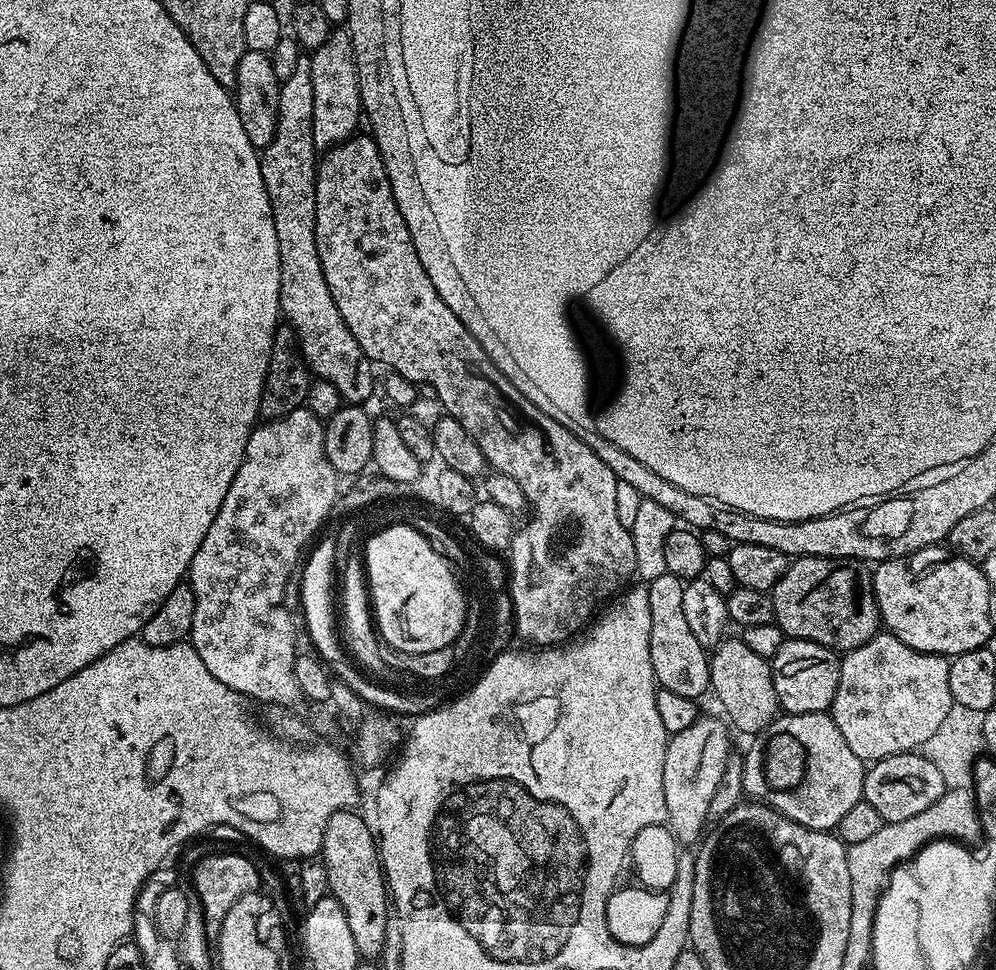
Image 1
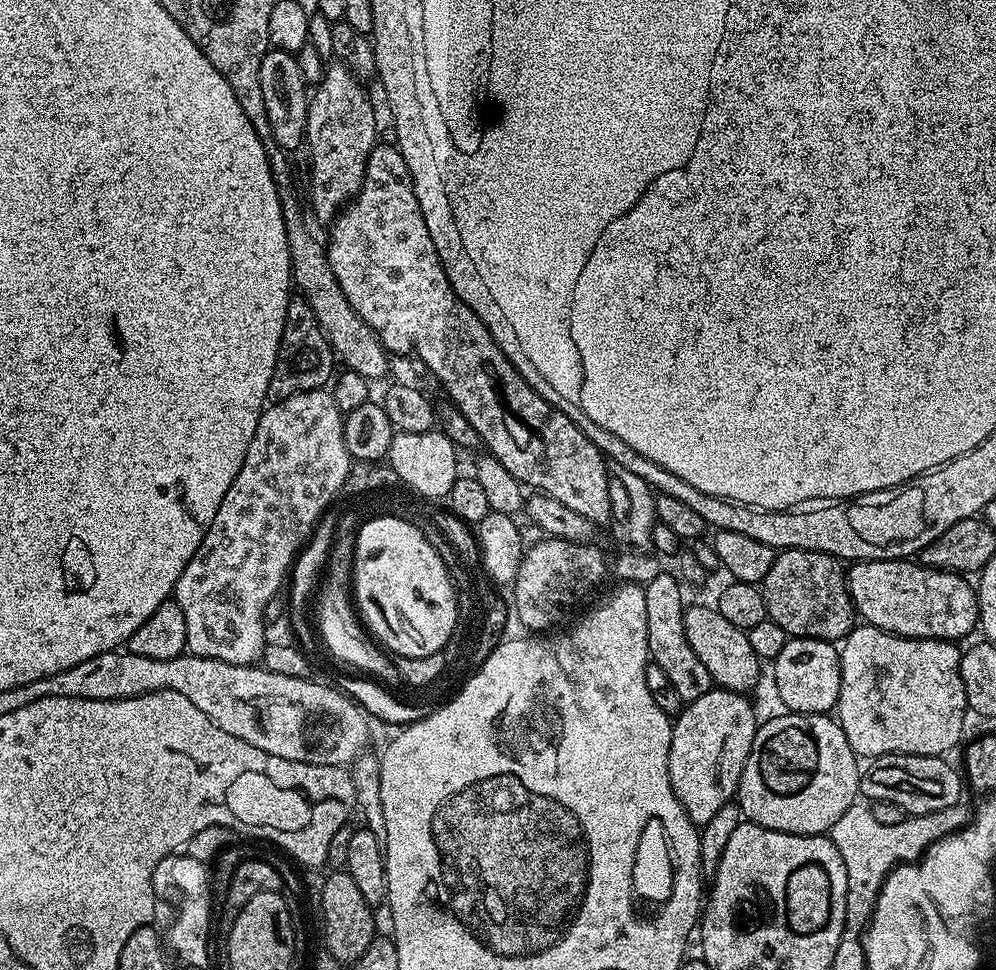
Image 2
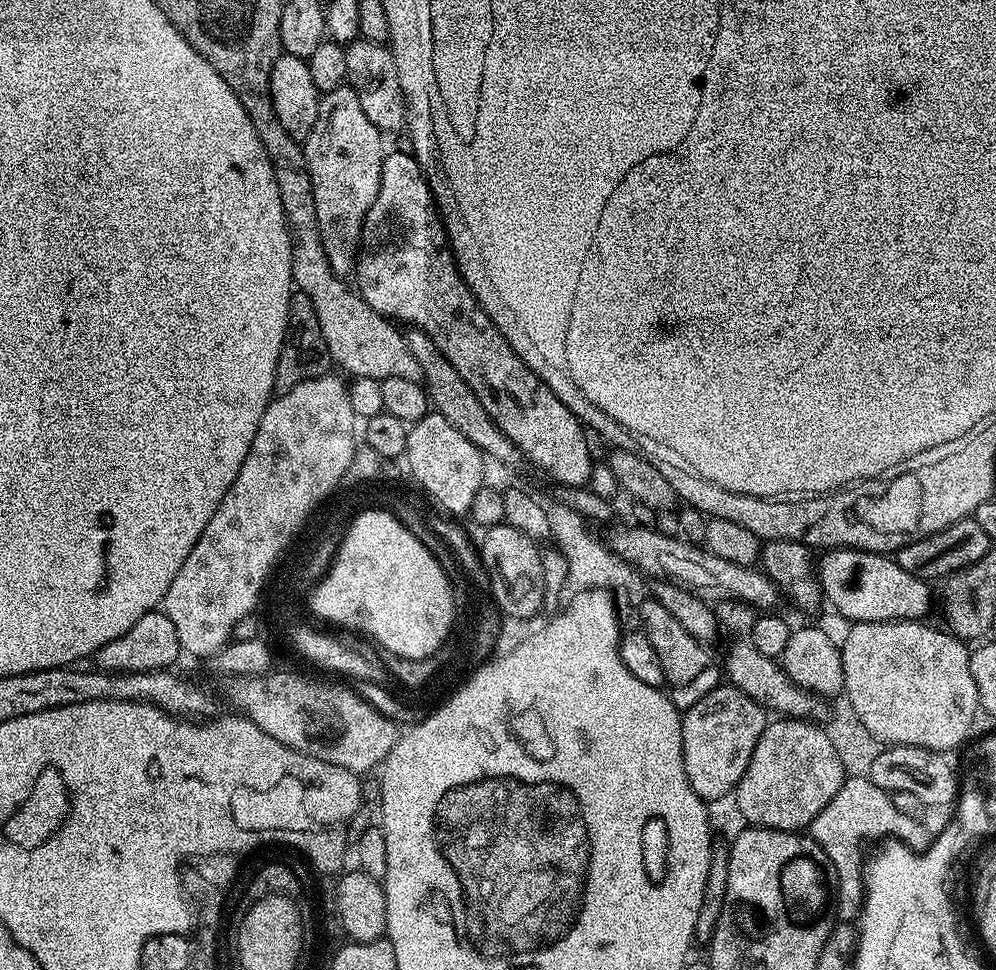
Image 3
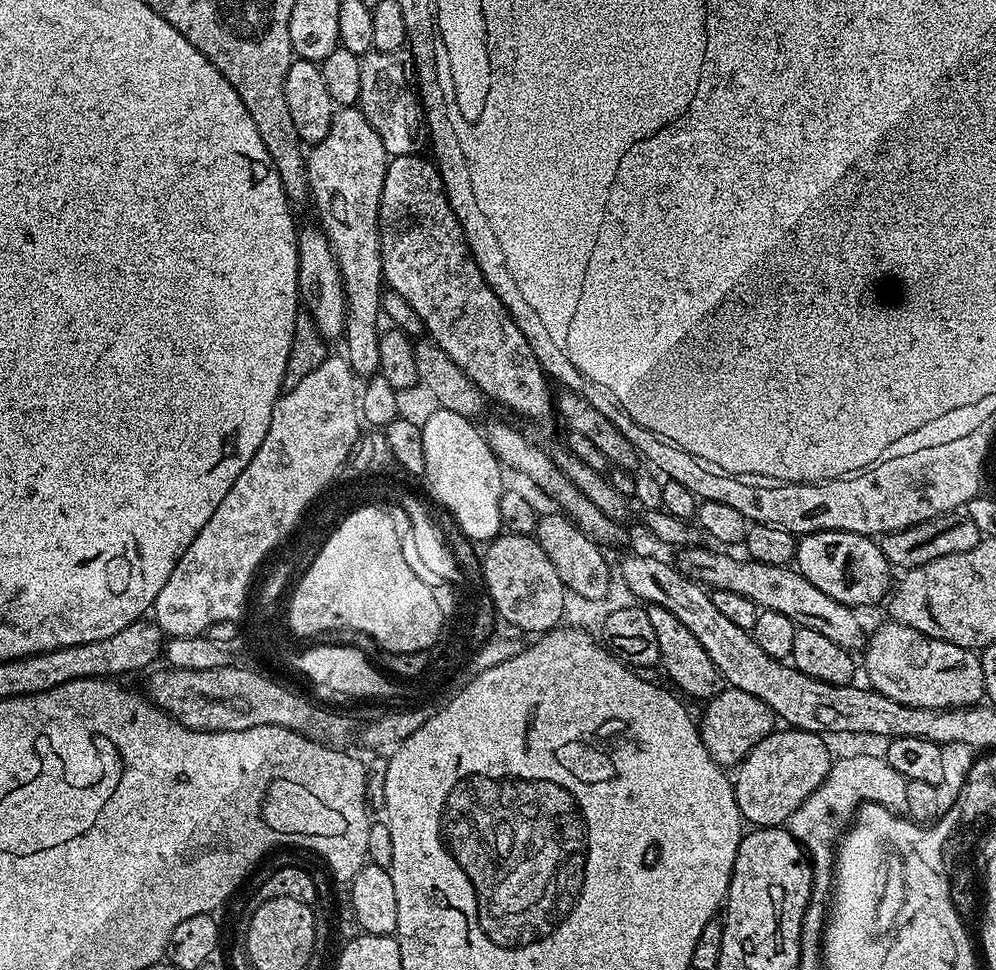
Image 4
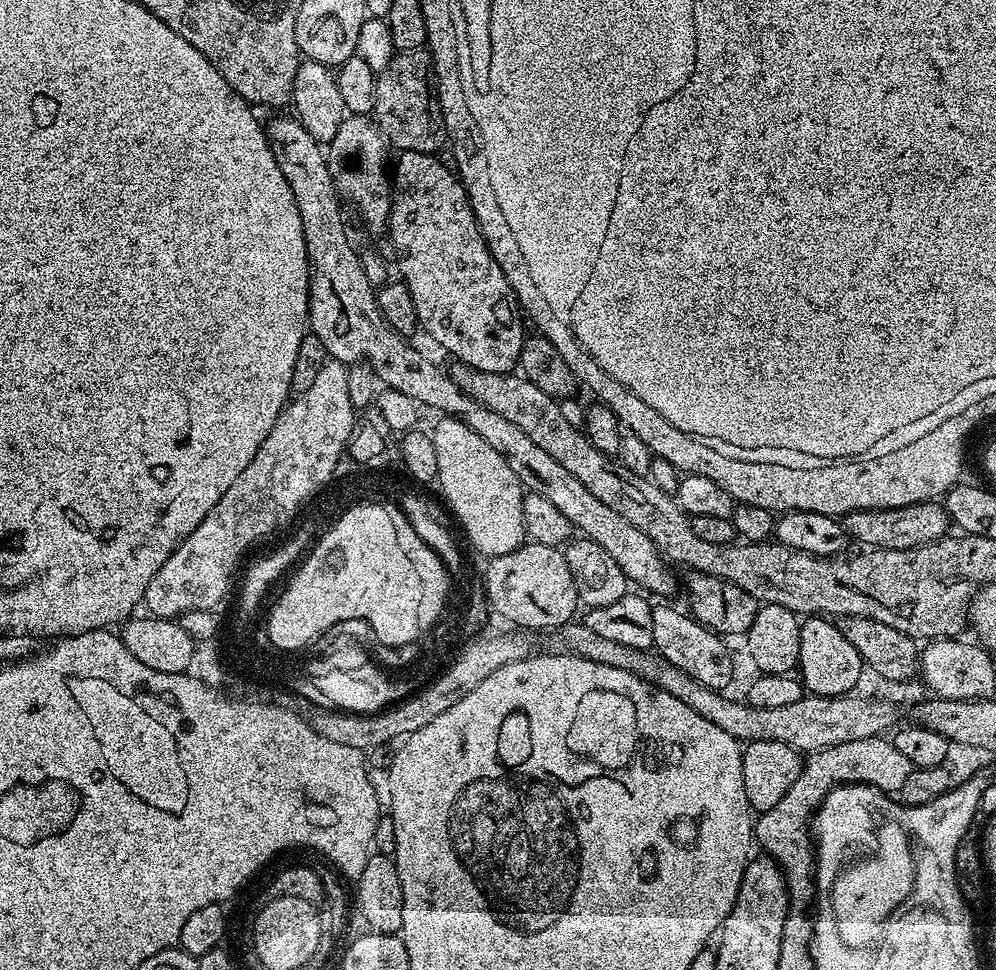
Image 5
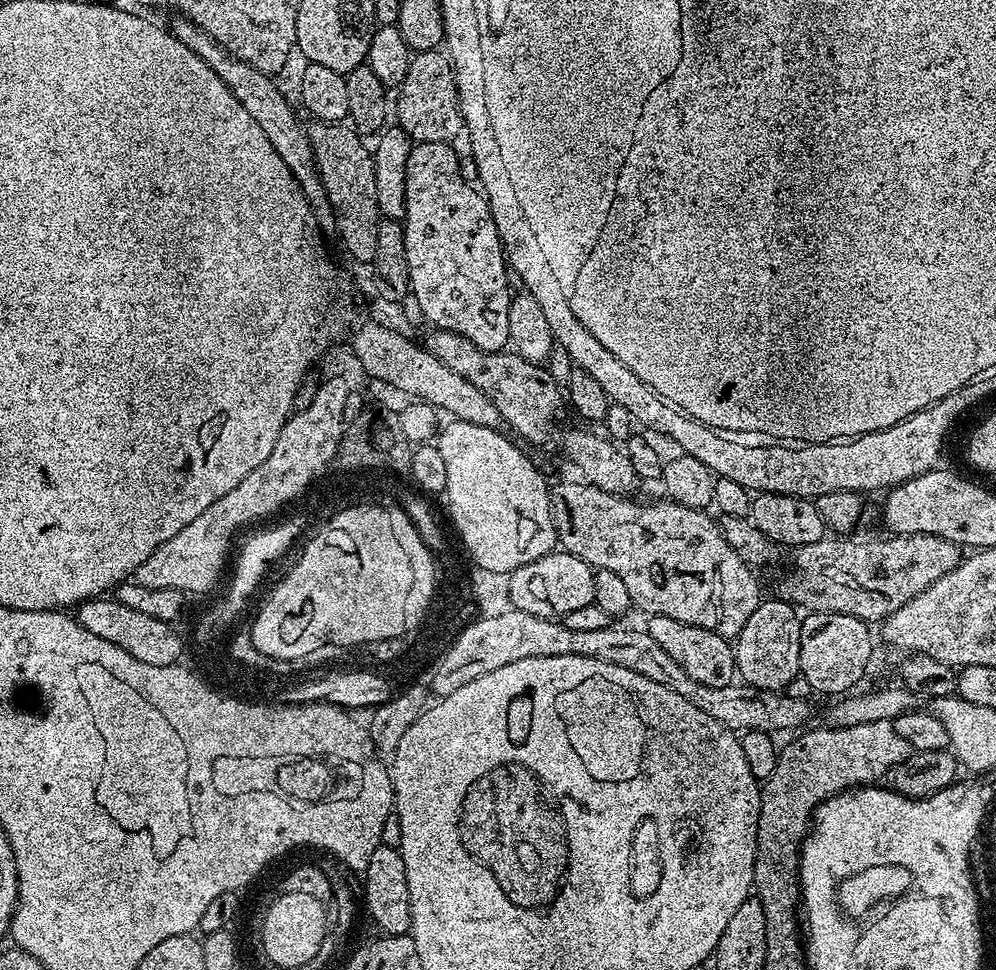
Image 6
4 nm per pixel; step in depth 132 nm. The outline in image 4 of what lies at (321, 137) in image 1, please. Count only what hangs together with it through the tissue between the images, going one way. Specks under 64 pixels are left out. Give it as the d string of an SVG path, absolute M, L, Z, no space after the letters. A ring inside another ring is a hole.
M356 106L341 107L330 122L330 134L326 134L322 142L311 145L306 156L308 190L311 199L316 199L318 223L330 242L330 250L342 274L344 297L348 303L344 322L346 335L342 343L348 347L346 359L357 378L377 375L380 370L380 297L386 288L380 253L380 199L389 159L372 121L367 120Z

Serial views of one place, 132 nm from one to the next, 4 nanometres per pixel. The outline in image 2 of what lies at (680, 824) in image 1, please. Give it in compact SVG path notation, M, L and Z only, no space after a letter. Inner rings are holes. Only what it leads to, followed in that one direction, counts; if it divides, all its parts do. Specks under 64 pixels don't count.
M714 686L706 694L702 694L702 698L687 701L675 717L668 755L670 786L678 802L682 802L690 822L697 826L710 822L710 818L714 818L714 814L718 814L722 806L729 804L735 797L736 787L740 785L742 770L746 766L746 758L750 754L750 746L758 727L758 719L752 713L752 704L748 699L747 695Z

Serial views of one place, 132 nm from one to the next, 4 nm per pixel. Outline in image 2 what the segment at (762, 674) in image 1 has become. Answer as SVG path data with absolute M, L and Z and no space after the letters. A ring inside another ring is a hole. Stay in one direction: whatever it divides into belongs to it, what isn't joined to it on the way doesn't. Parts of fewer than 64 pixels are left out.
M689 603L684 609L684 629L690 642L690 650L698 654L702 666L710 670L713 685L741 694L751 693L751 688L760 680L762 661L750 646L747 631L733 626L727 618L722 618L714 606Z

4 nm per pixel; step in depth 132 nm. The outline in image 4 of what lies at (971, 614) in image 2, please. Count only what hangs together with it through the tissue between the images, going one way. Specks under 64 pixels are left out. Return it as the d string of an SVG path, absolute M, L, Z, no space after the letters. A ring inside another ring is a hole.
M826 530L801 535L796 545L794 567L814 582L822 594L853 610L876 604L880 599L883 601L894 587L894 569L882 554L879 543L873 537L853 532Z

